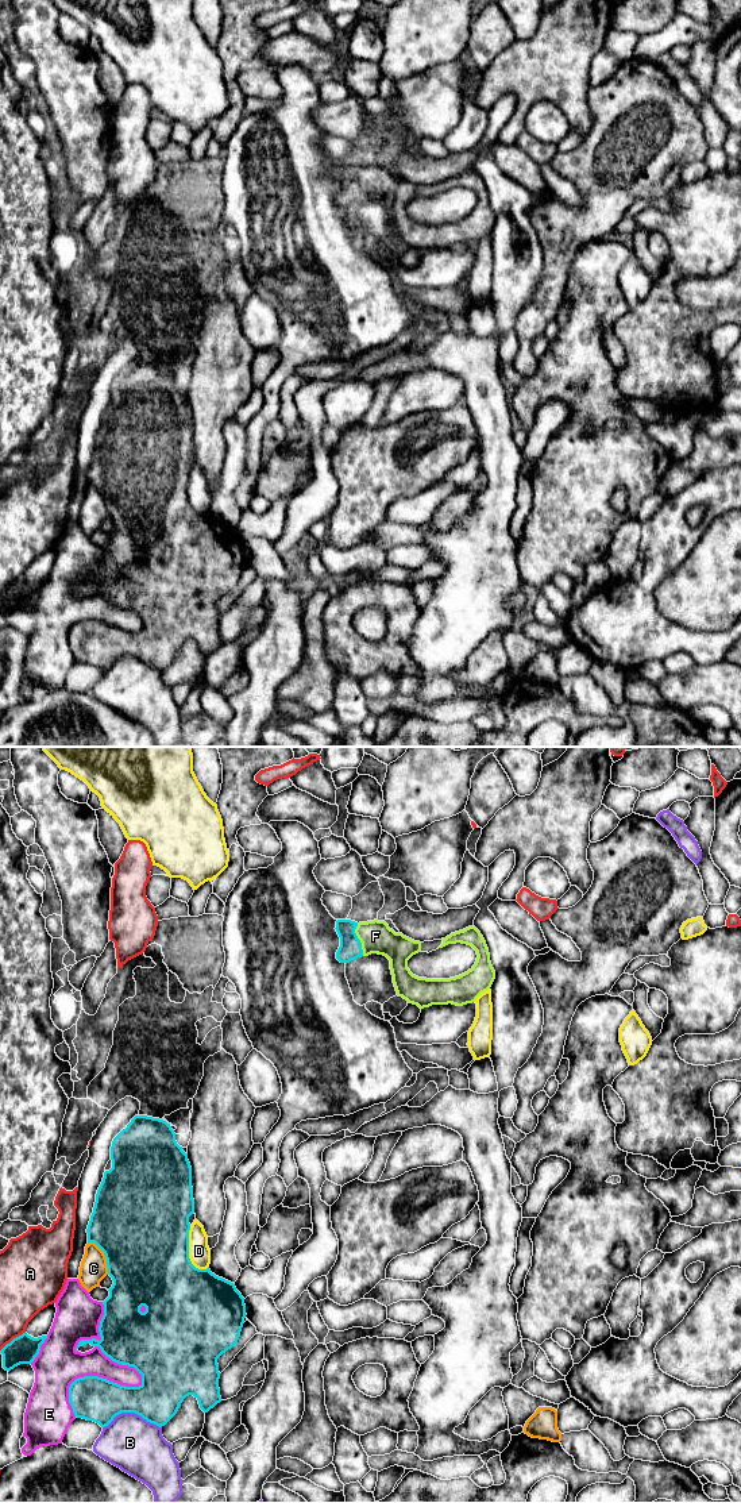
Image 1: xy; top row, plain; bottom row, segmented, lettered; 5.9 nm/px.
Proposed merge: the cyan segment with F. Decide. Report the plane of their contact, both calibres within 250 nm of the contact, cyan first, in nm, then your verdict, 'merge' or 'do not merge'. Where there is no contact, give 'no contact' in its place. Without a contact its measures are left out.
contact in xy; calibres 130 and 190 nm; merge

